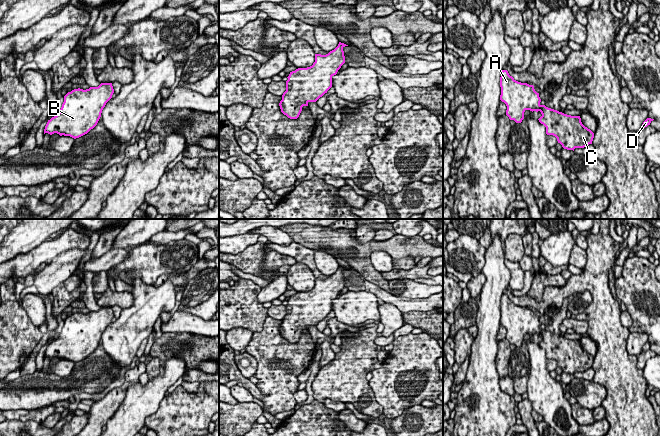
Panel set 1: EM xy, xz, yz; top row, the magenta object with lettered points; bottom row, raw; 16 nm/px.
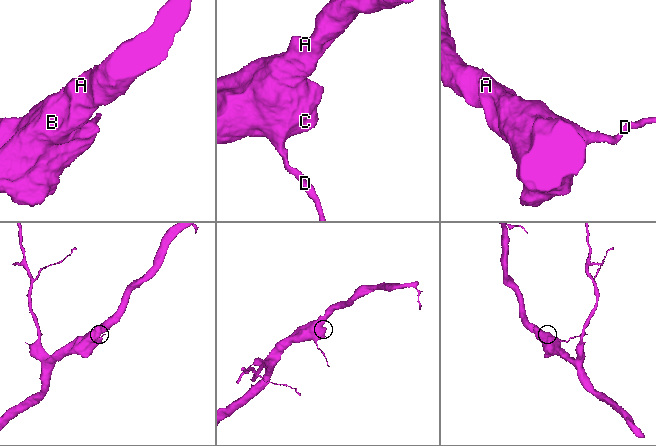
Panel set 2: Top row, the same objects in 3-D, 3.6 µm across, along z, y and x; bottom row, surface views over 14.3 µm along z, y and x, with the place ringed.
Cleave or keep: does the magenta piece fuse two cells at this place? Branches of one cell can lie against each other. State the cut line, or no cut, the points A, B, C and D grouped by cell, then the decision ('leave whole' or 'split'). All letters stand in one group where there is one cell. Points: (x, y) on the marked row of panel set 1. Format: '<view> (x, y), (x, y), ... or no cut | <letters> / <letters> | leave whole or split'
no cut | A B C D | leave whole

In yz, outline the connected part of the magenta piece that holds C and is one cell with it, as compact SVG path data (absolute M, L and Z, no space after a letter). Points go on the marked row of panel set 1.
M502 70L500 87L500 100L507 106L506 115L510 120L514 120L516 123L521 123L524 119L524 112L526 110L530 110L532 112L540 111L542 116L538 120L546 127L546 134L555 136L558 143L560 143L564 149L574 151L575 148L584 148L587 145L592 144L594 133L582 124L580 116L567 115L548 108L545 105L541 105L539 93L535 91L533 85L518 82L509 75L507 70Z

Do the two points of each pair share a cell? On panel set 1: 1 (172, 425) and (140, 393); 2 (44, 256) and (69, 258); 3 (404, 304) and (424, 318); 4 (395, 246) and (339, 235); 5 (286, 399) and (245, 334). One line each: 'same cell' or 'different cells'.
1: different cells
2: different cells
3: different cells
4: same cell
5: different cells

